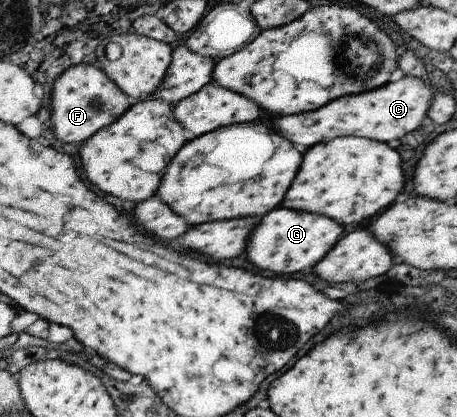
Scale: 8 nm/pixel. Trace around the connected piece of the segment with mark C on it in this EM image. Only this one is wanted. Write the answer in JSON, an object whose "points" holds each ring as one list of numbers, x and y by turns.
{"points":[[406,76,380,88,339,97,322,109,314,110,314,113,279,116,280,119,274,123,274,127,290,143,298,145,299,148,304,147,304,151,312,147,312,143,316,145,344,135,360,135,387,144,392,139,400,139,420,127,434,95,430,87,429,81]]}

